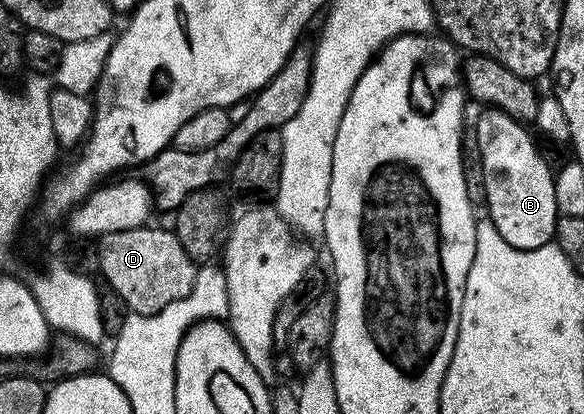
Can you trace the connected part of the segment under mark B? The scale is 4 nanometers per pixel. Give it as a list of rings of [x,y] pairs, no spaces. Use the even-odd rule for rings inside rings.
[[[491,107],[476,121],[474,136],[478,139],[482,171],[486,175],[487,220],[498,227],[498,235],[519,249],[537,249],[549,244],[556,236],[556,204],[554,173],[536,150],[529,130],[510,115]]]

